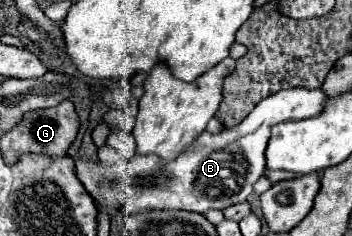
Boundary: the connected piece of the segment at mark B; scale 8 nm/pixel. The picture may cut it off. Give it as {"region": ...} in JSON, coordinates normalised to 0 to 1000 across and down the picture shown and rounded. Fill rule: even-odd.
{"region":[[[906,373],[798,381],[753,415],[707,500],[679,517],[668,542],[639,542],[628,568],[577,559],[526,653],[469,703],[457,703],[435,661],[378,661],[372,678],[321,703],[293,703],[287,686],[253,686],[219,661],[219,746],[276,864],[332,873],[349,907],[395,907],[412,890],[634,890],[639,873],[696,856],[719,814],[719,780],[753,720],[753,619],[770,534],[912,483],[923,415],[929,407],[912,398]]]}

